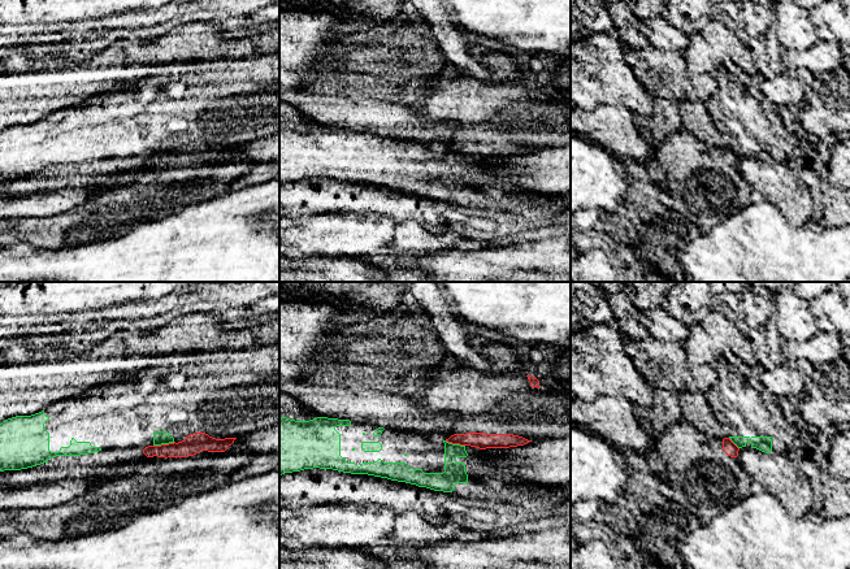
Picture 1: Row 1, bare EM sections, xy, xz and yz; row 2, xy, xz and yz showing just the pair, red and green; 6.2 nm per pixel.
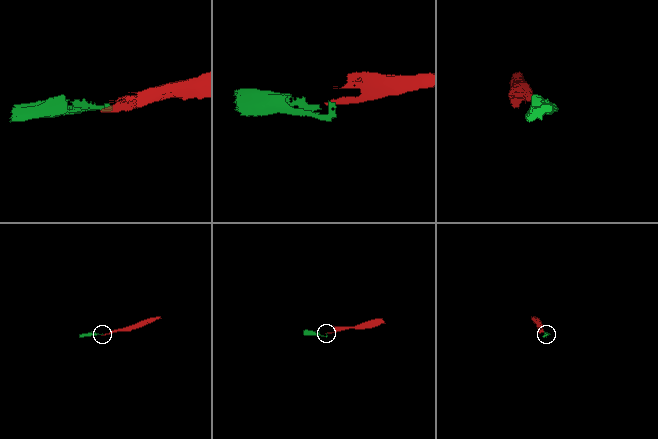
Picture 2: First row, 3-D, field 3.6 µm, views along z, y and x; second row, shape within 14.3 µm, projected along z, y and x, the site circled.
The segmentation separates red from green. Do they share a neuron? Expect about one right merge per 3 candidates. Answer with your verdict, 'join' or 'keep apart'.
keep apart

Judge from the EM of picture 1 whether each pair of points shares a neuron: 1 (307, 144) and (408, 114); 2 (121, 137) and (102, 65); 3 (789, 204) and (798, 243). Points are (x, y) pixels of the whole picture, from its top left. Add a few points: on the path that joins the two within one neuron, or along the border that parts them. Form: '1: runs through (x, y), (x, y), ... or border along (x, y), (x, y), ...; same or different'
1: border along (322, 125), (360, 133), (373, 133), (382, 137); different
2: border along (116, 87), (109, 94); different
3: border along (773, 205), (792, 225), (806, 225); different

